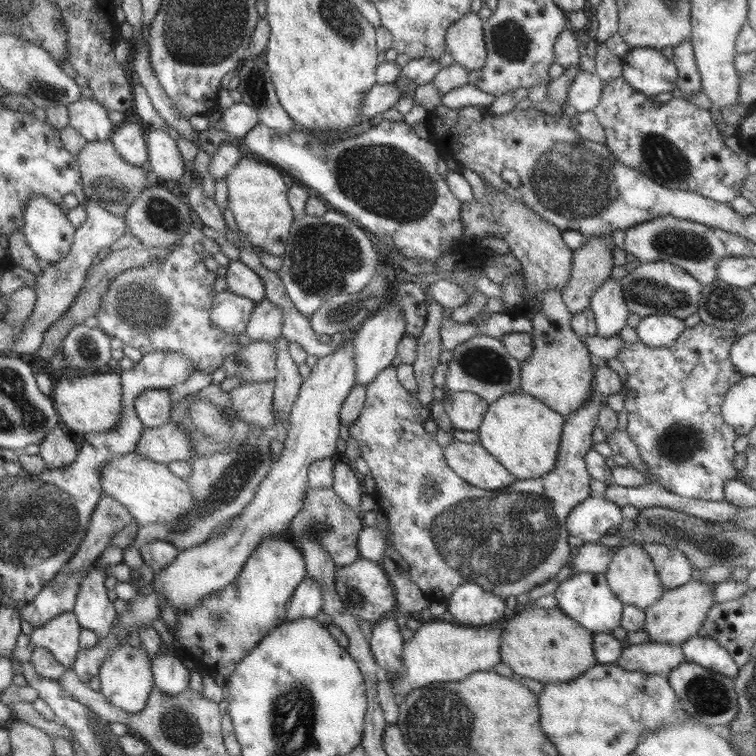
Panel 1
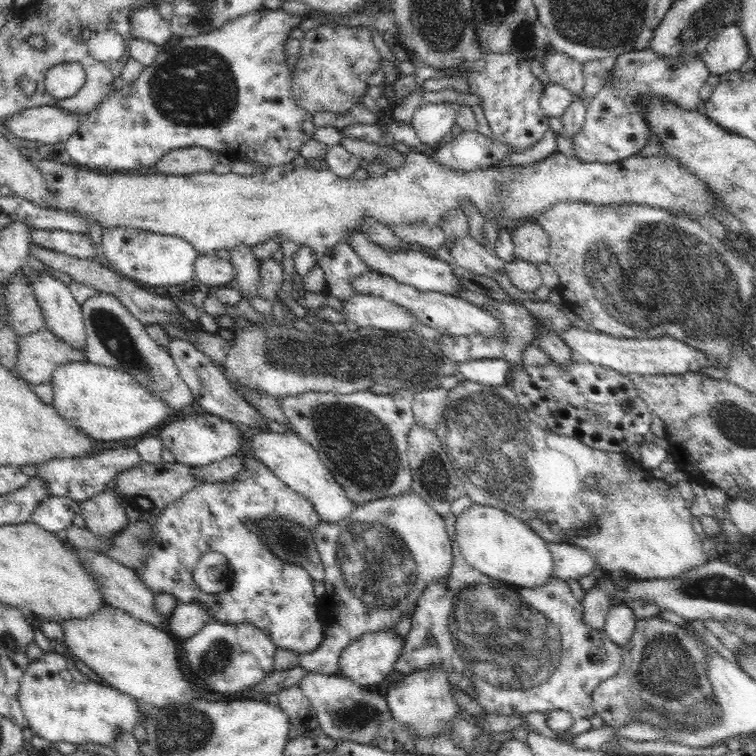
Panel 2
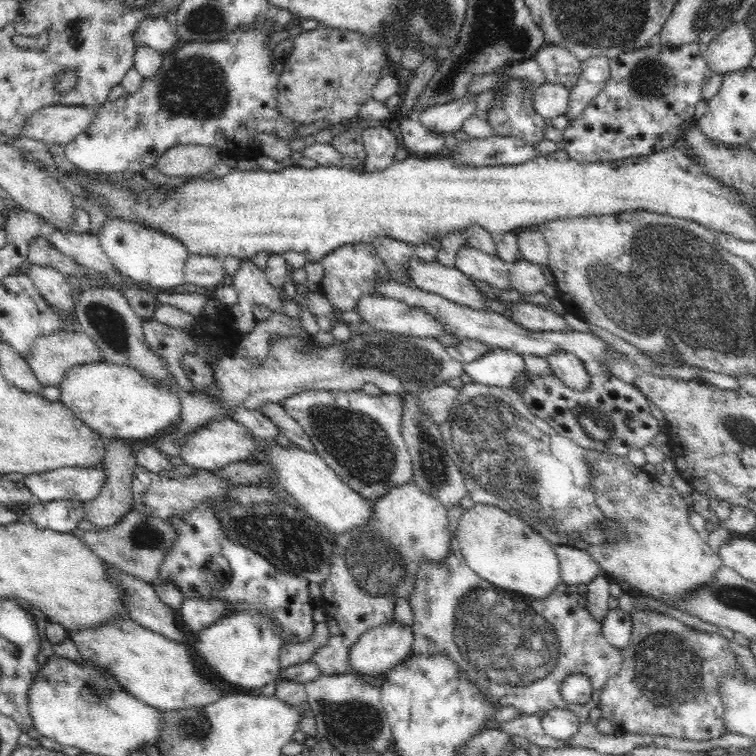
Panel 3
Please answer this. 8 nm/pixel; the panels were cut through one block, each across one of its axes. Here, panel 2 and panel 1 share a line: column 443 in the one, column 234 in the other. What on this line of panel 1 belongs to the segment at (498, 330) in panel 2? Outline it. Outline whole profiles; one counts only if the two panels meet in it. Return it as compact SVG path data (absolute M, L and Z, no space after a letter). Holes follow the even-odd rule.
M228 290L216 292L210 318L224 332L237 335L246 332L248 321L250 321L255 306L256 303L252 299Z

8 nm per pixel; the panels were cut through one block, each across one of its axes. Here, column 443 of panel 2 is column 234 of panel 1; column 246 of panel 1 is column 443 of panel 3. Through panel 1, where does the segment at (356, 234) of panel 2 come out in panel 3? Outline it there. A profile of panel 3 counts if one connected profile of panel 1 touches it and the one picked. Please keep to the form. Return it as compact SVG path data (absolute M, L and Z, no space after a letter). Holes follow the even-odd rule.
M413 257L408 260L406 271L408 271L408 277L412 279L414 286L420 290L425 290L432 294L439 294L442 298L447 298L450 302L468 306L468 308L472 310L488 311L488 304L486 303L488 298L474 285L473 279L467 277L455 266L442 266L439 262L436 262L434 258L424 258L420 261L417 257Z

